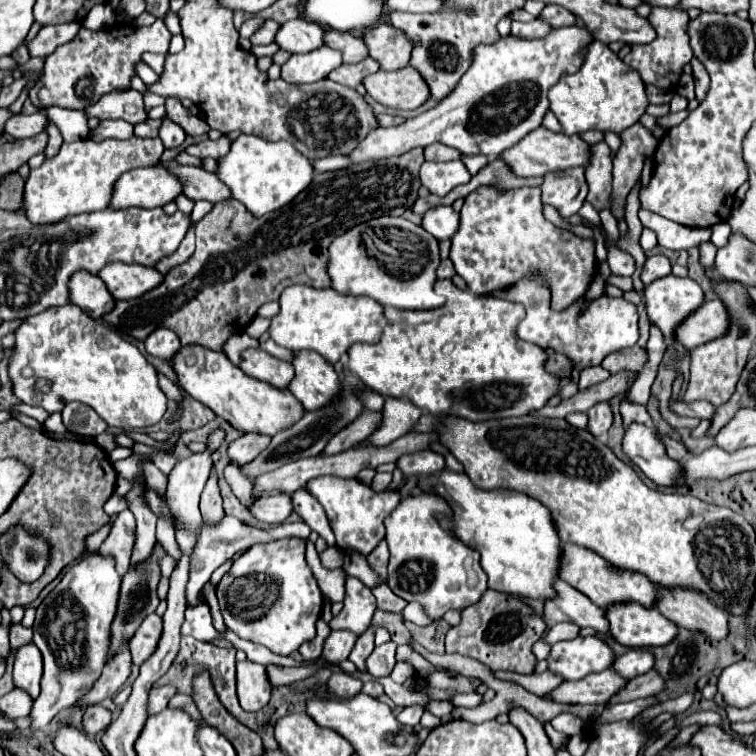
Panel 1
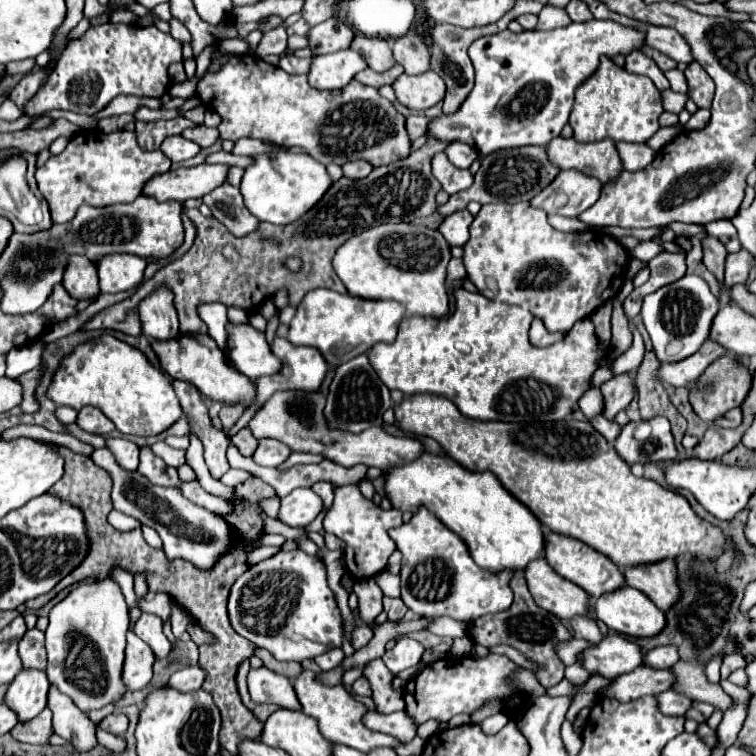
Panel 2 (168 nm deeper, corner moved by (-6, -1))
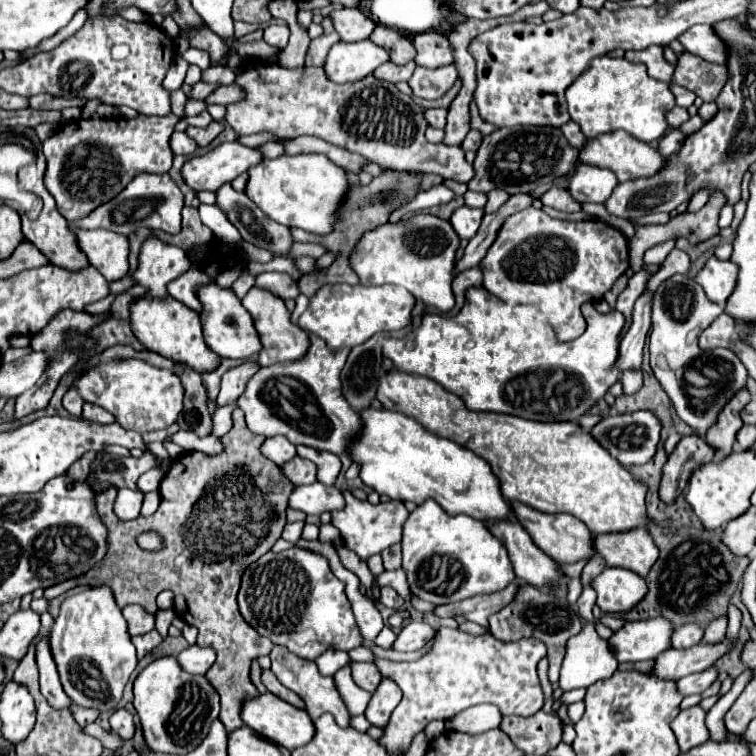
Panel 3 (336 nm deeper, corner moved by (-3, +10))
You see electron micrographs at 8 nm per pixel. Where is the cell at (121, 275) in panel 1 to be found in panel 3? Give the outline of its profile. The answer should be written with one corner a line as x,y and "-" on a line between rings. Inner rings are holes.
73,229
79,249
109,283
129,273
129,241
121,233
103,229

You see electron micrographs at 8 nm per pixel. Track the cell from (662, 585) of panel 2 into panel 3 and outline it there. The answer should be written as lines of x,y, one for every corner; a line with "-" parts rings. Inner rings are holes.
645,527
627,533
593,535
595,553
607,561
607,567
625,567
645,577
657,561
657,547

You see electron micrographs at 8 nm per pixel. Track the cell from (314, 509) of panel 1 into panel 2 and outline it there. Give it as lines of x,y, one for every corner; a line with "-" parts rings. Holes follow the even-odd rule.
316,482
316,484
312,486
312,490
322,498
324,510
328,510
328,508
330,508
330,504
332,504
332,498
334,498
334,494
332,494
334,484
330,484
330,482

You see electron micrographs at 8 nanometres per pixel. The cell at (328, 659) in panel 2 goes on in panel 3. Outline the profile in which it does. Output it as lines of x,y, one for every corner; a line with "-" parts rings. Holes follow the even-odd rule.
329,649
329,651
323,653
319,659
315,659
315,663
317,663
317,667
319,667
319,671
321,671
323,675
331,677
331,675
335,675
339,669
343,669
345,665
349,665
351,659
349,659
349,655
347,655
345,651

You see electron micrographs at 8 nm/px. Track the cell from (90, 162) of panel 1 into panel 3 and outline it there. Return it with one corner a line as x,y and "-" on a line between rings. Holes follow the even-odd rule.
173,113
165,117
137,115
133,119
73,121
55,131
43,141
43,153
47,157
45,187
55,197
61,215
67,221
77,221
99,205
115,199
141,171
167,173
173,163
169,137
177,123
179,117

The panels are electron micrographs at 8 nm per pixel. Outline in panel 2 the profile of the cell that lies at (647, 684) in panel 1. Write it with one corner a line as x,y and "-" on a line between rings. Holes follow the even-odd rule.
696,660
692,662
678,662
670,668
674,672
674,692
684,694
686,698
690,698
692,702
700,700
700,702
708,702
712,704
716,710
726,712
728,708
734,706
734,700
720,688
720,684
710,684
704,676
704,666

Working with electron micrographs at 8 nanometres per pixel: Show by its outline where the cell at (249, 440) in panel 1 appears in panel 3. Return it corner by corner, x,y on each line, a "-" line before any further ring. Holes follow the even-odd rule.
281,435
265,439
265,443
261,445
261,453
263,453
265,457
269,457
273,463
277,463
279,467
281,467
283,463
291,461
291,459
297,455
297,453
295,453
295,445
289,443
287,437
281,437

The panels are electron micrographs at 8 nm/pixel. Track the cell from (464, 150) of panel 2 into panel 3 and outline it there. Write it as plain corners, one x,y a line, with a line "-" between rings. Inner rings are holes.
471,129
471,131
467,133
461,149
463,149
463,151
477,151
479,145
481,145
481,141
483,141
483,135
481,135
477,129

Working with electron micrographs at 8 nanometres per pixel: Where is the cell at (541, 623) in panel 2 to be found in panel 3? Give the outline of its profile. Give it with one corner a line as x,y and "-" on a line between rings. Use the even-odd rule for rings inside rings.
523,585
523,589
519,589
519,595
515,597
511,605
507,605
505,609
489,617
489,631
499,641
507,643
515,639
535,637
547,645
547,659
551,661
551,669
549,669
551,683
559,681
559,669
561,669
561,661
565,655
565,643
581,629
583,629
583,621
579,615
575,617
575,611
569,607
565,597
559,599
551,593
543,593
535,589
533,585

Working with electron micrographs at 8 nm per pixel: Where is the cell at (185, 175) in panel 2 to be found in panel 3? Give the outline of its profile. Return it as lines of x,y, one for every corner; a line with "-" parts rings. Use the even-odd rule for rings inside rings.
239,141
223,143
209,151
207,155
189,159
181,175
189,187
195,191
213,191
219,185
231,183
241,173
247,173
253,165
263,161
263,153
253,147
245,147

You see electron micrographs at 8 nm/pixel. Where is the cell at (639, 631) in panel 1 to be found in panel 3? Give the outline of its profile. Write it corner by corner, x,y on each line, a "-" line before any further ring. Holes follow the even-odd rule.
605,567
603,573
591,581
591,587
597,593
597,605
605,613
625,613
633,609
647,593
643,577
631,573
629,569
617,567

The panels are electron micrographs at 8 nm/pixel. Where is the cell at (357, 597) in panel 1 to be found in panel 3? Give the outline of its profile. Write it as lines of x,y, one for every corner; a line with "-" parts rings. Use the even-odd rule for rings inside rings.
405,569
383,571
383,573
379,575
377,583
379,583
379,587
391,585
405,601
411,601
411,597
413,597
413,593
411,593
411,589
409,589
409,585
407,585
407,573
405,573

